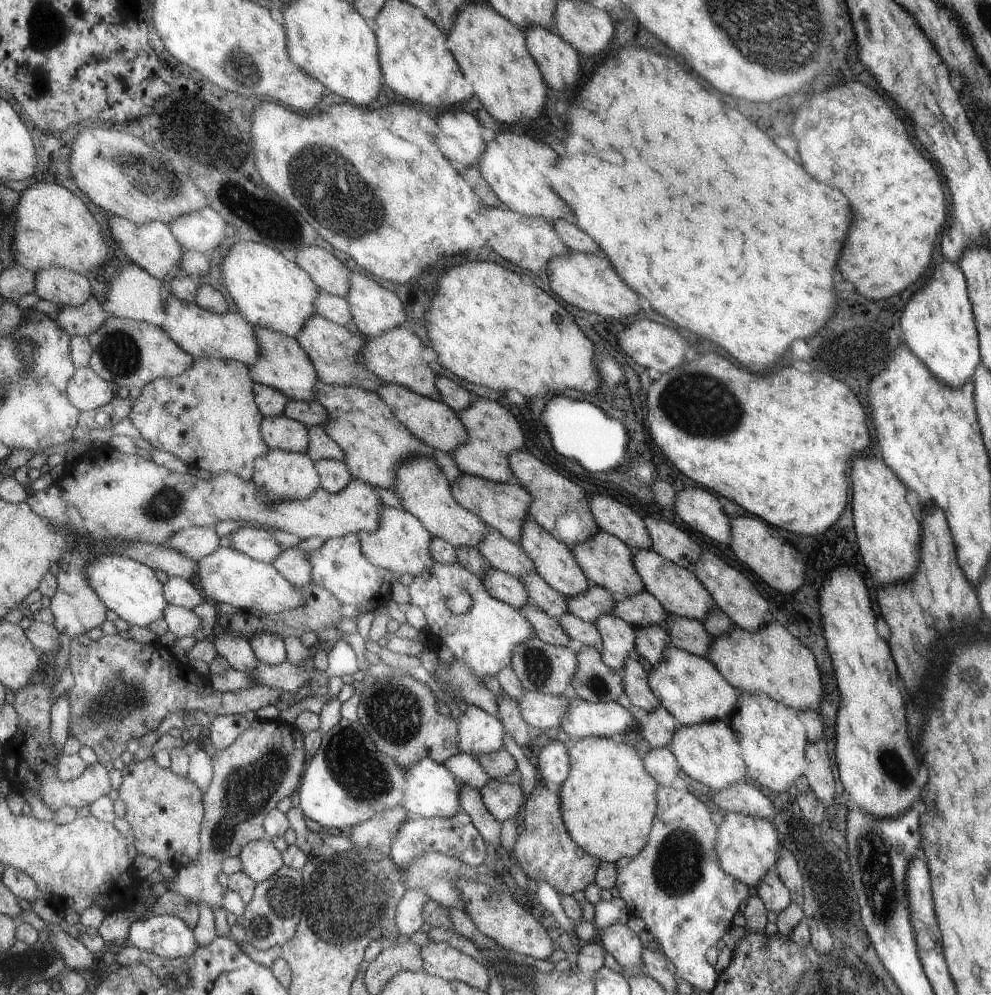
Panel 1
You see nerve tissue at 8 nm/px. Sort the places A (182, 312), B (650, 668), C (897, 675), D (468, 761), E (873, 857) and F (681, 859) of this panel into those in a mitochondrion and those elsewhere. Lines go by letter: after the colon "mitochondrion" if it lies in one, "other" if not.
A: other
B: other
C: other
D: other
E: mitochondrion
F: mitochondrion

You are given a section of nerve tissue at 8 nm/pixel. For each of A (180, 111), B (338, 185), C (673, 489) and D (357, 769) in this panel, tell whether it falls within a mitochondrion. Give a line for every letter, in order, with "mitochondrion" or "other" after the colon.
A: other
B: mitochondrion
C: other
D: mitochondrion

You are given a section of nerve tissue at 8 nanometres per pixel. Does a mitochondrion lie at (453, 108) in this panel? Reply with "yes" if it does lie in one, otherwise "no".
no

